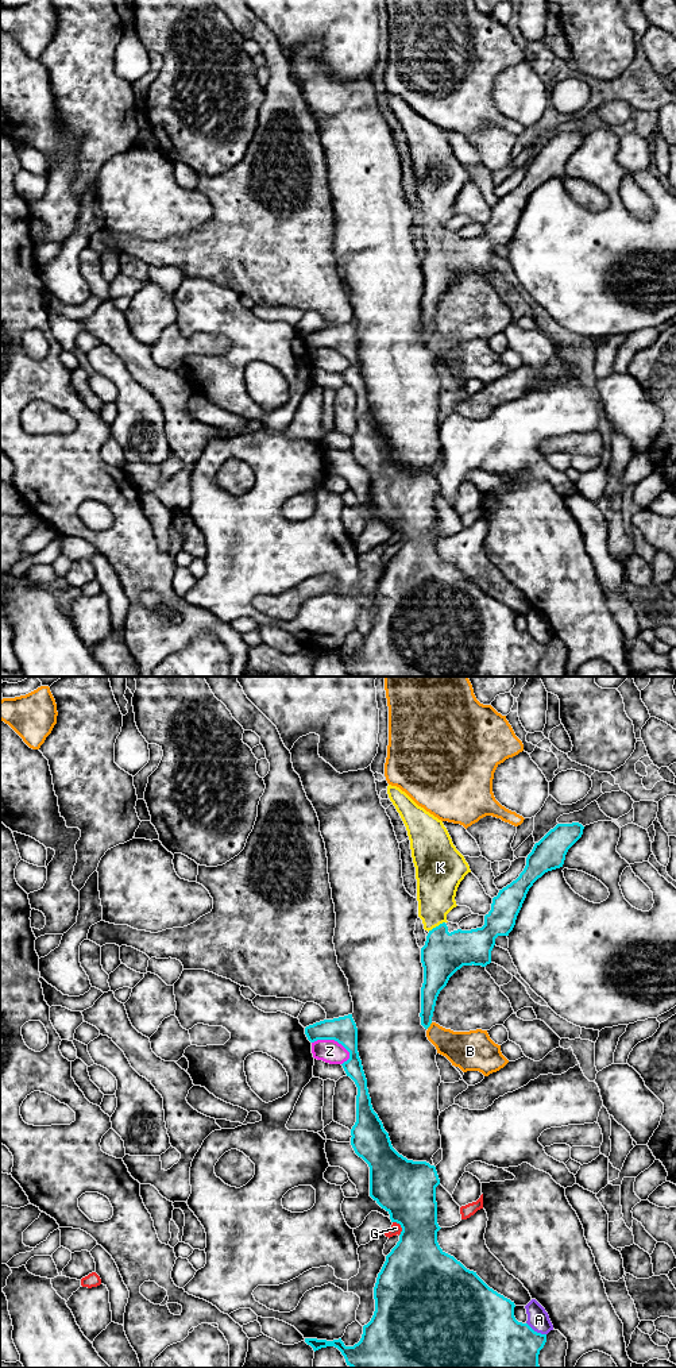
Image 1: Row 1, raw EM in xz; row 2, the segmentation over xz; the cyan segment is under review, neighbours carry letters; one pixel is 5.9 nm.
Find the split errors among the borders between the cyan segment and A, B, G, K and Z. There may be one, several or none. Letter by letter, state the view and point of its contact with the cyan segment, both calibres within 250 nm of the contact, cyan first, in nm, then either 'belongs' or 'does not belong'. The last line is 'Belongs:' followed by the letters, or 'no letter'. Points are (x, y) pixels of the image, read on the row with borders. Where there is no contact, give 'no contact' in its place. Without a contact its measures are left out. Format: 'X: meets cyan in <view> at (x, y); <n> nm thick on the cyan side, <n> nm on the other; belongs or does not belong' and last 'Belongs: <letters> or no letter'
A: meets cyan in xz at (536, 1332); 440 nm thick on the cyan side, 130 nm on the other; does not belong
B: meets cyan in xz at (429, 1025); 120 nm thick on the cyan side, 220 nm on the other; does not belong
G: meets cyan in xz at (401, 1226); 360 nm thick on the cyan side, 70 nm on the other; does not belong
K: meets cyan in xz at (436, 927); 260 nm thick on the cyan side, 240 nm on the other; belongs
Z: meets cyan in xz at (333, 1039); 160 nm thick on the cyan side, 140 nm on the other; does not belong
Belongs: K

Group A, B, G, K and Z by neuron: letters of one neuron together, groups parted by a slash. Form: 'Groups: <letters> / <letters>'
Groups: A / B / G / K / Z

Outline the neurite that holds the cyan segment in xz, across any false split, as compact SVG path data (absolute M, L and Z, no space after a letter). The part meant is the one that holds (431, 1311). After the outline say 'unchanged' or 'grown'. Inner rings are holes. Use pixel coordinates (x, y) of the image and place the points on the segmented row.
M352 1014L309 1025L305 1034L310 1043L335 1040L349 1052L349 1059L341 1066L358 1087L356 1122L351 1129L351 1145L370 1167L370 1196L390 1214L391 1222L402 1228L399 1241L386 1256L378 1273L374 1287L375 1311L371 1321L363 1326L360 1341L354 1346L345 1346L341 1338L333 1341L305 1338L305 1342L314 1352L327 1346L337 1348L351 1368L540 1368L538 1354L546 1342L546 1334L518 1322L514 1317L514 1302L490 1288L476 1272L467 1269L440 1248L437 1232L441 1228L437 1224L436 1202L440 1179L436 1167L426 1161L407 1160L393 1148L389 1133L371 1105Z | unchanged

